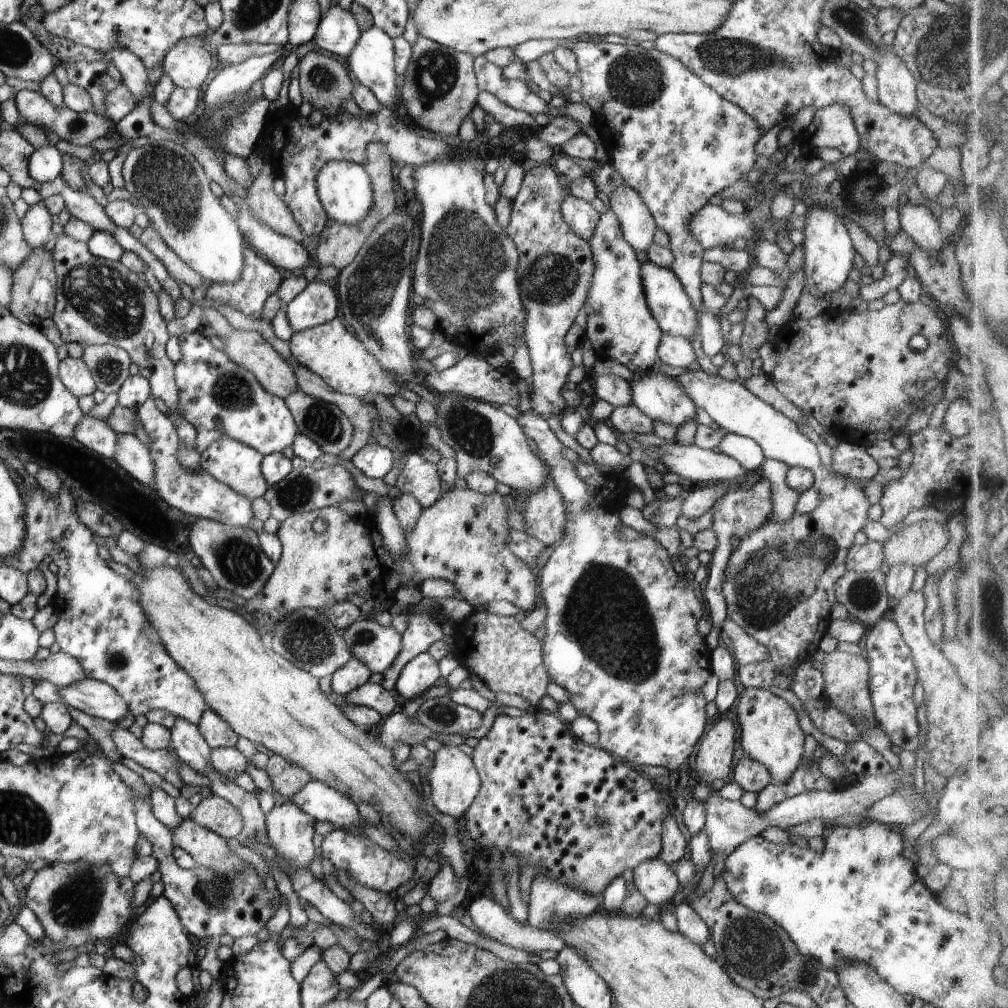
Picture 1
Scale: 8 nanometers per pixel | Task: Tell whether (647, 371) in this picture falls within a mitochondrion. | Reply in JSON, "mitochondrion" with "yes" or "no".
{"mitochondrion":"no"}

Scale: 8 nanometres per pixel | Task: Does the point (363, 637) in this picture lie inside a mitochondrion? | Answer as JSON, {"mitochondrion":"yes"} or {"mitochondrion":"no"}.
{"mitochondrion":"yes"}

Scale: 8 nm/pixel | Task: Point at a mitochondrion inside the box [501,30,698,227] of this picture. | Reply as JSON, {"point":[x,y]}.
{"point":[637,80]}

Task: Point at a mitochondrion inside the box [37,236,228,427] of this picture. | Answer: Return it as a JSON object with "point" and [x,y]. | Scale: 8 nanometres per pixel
{"point":[106,298]}

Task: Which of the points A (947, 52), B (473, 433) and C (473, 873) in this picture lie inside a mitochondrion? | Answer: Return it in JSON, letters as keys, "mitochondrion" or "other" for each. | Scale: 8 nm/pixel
{"A":"mitochondrion","B":"mitochondrion","C":"other"}

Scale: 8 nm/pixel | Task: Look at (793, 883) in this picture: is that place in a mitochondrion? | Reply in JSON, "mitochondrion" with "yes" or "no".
{"mitochondrion":"no"}

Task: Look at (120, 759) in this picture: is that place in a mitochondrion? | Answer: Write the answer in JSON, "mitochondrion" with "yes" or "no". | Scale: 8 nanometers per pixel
{"mitochondrion":"no"}

